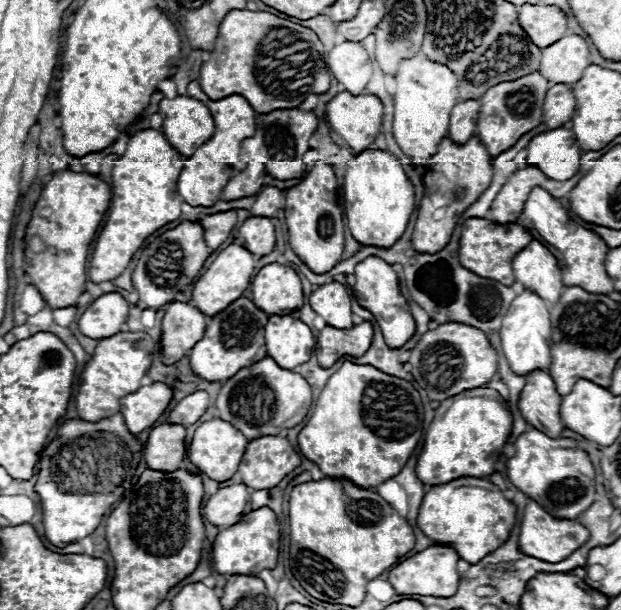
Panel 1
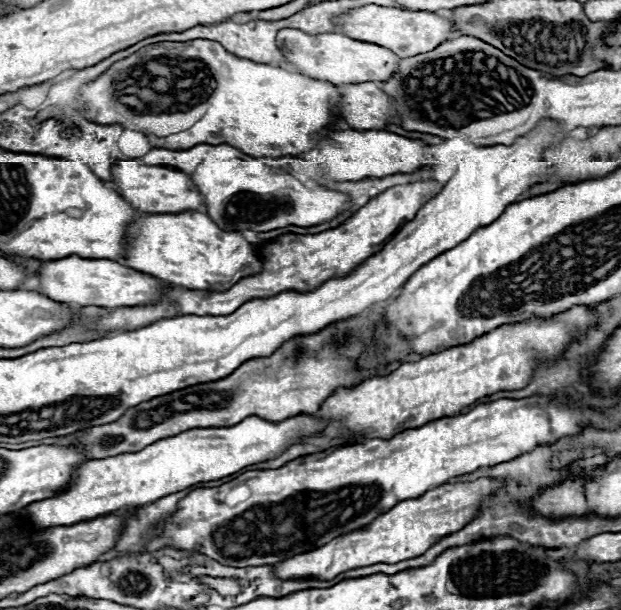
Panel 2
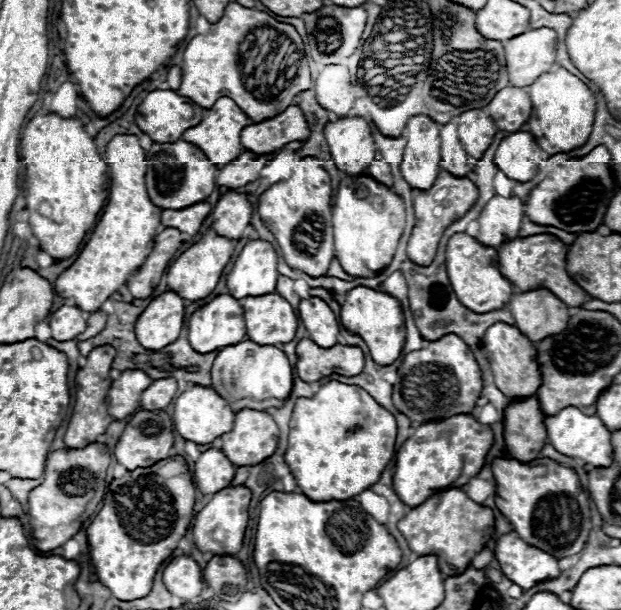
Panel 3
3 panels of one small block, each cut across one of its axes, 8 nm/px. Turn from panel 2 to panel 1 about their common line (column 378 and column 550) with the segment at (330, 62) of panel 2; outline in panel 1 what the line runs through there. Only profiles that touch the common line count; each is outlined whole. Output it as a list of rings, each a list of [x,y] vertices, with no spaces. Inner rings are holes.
[[[568,34],[542,50],[540,70],[544,78],[550,78],[550,84],[566,82],[572,86],[578,78],[582,78],[582,70],[590,64],[598,65],[598,62],[590,60],[586,40],[578,34]]]

